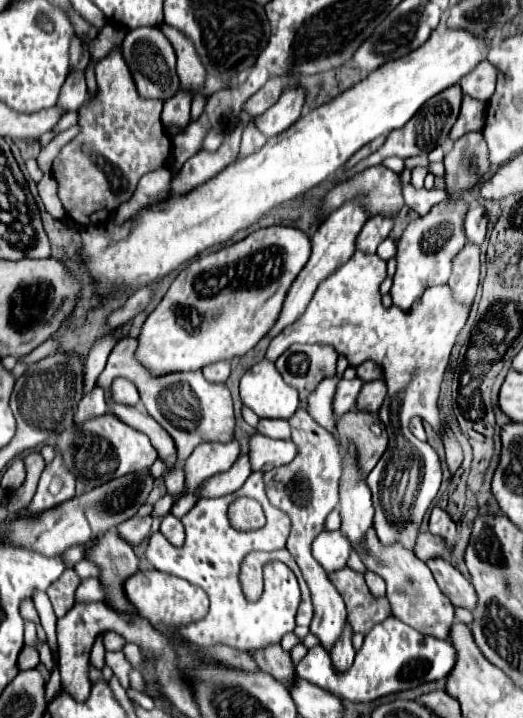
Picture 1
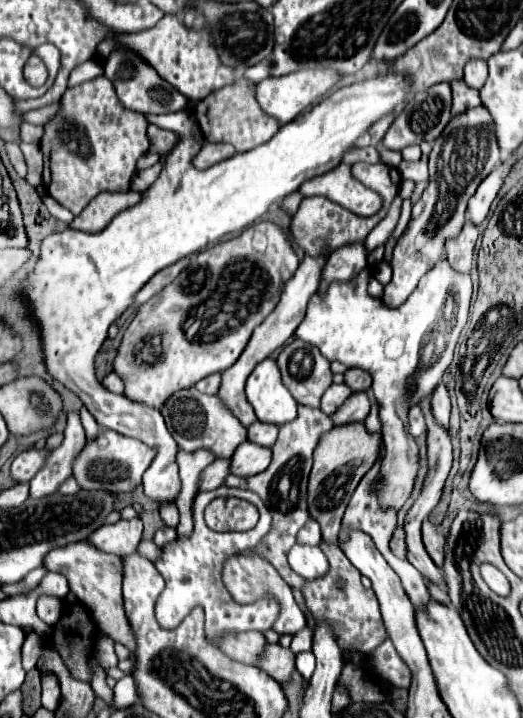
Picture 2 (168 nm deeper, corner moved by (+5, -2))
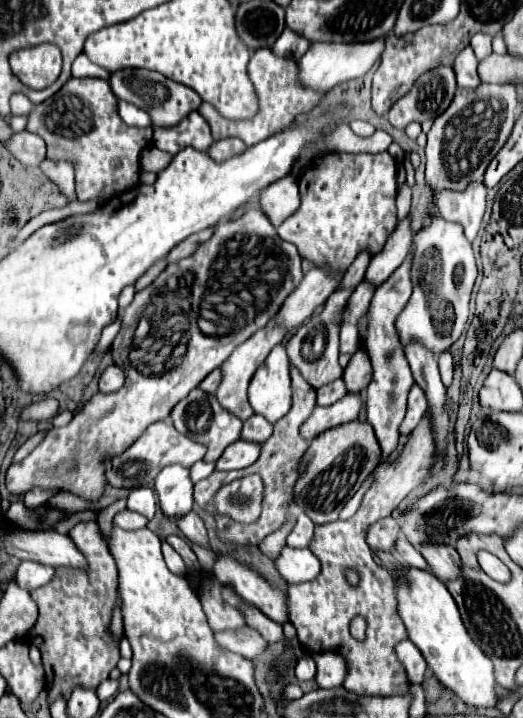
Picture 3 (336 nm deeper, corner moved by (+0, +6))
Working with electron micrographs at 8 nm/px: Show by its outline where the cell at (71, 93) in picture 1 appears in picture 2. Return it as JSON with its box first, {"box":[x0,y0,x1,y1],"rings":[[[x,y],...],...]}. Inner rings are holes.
{"box":[26,103,62,125],"rings":[[[54,103],[54,105],[42,107],[42,109],[28,111],[28,113],[26,113],[26,121],[28,121],[28,123],[34,123],[34,125],[46,125],[50,119],[54,119],[54,117],[58,115],[60,109],[62,109],[62,105],[60,105],[60,103]]]}

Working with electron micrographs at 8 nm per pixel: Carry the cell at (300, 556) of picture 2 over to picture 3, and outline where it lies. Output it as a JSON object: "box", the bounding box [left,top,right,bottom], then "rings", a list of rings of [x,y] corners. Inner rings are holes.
{"box":[275,547,321,585],"rings":[[[283,547],[283,551],[275,559],[275,567],[287,585],[311,581],[321,571],[319,559],[315,559],[315,555],[311,555],[309,549],[291,547]]]}

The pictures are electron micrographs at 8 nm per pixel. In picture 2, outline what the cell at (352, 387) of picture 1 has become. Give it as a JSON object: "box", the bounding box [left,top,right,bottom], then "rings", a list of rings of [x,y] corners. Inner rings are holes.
{"box":[320,383,352,415],"rings":[[[342,383],[342,385],[330,385],[328,389],[326,389],[326,393],[322,395],[322,405],[320,405],[320,409],[326,413],[326,415],[332,415],[348,397],[350,397],[350,393],[352,393],[352,389],[346,385],[346,383]]]}

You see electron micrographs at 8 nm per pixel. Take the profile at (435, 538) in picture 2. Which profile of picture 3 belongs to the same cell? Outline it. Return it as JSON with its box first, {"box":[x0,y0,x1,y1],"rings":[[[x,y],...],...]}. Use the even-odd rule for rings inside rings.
{"box":[419,545,461,583],"rings":[[[423,545],[419,553],[425,557],[429,569],[435,573],[437,579],[449,583],[459,577],[461,571],[461,557],[451,545]]]}

